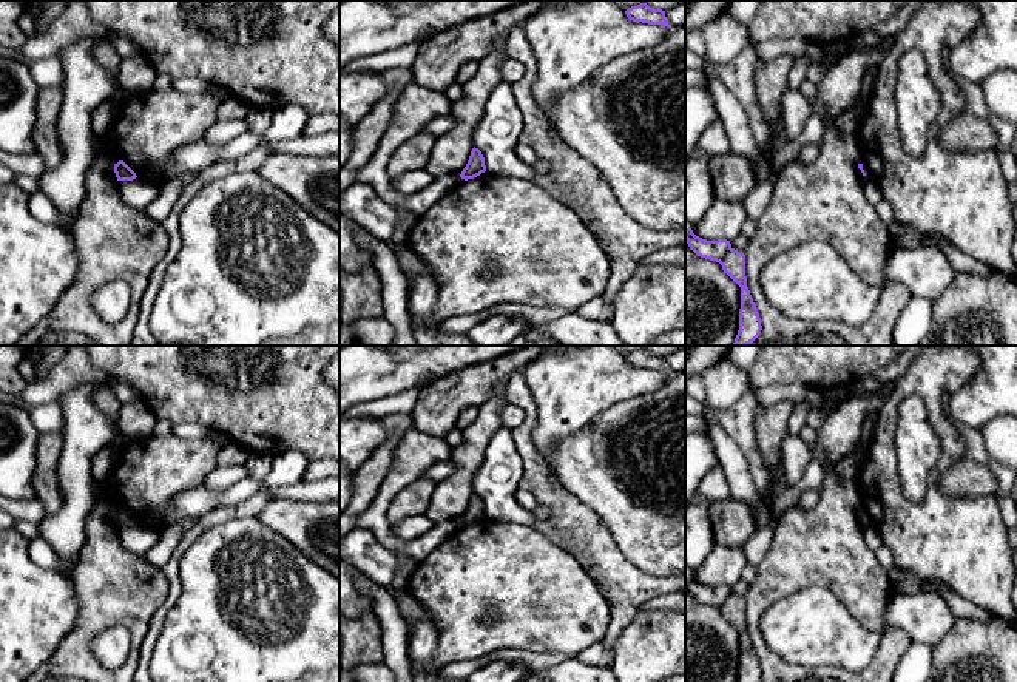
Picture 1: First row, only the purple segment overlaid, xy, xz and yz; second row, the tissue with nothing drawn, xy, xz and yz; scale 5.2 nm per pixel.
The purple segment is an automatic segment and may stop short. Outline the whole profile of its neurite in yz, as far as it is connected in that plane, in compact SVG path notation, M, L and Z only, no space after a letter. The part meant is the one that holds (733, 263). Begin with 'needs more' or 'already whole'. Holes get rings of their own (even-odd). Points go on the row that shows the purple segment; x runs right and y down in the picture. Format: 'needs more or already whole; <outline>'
already whole; M685 228L685 241L688 247L701 258L716 261L722 270L741 287L739 330L733 346L748 346L761 330L761 318L747 287L745 255L731 247L730 241L707 241Z

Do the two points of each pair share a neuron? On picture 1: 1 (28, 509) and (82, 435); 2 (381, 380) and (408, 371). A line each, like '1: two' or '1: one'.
1: two
2: one

